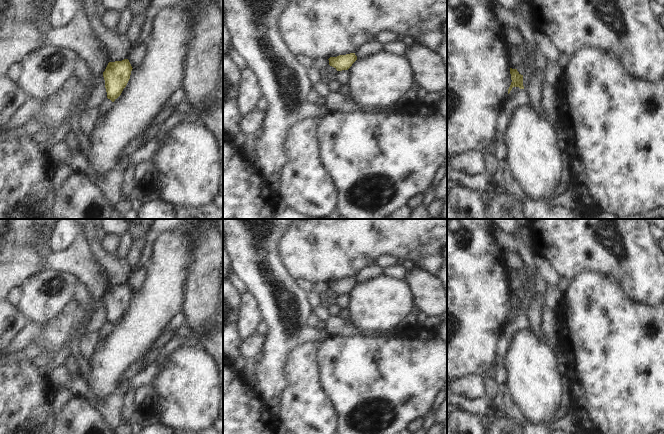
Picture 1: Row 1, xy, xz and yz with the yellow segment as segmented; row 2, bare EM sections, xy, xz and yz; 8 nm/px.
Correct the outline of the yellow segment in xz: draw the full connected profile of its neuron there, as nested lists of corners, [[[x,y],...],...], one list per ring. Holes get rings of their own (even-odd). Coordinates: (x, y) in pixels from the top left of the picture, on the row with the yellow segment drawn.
[[[355,53],[346,55],[339,55],[337,57],[330,57],[329,65],[334,67],[337,71],[348,70],[352,64],[357,60]]]

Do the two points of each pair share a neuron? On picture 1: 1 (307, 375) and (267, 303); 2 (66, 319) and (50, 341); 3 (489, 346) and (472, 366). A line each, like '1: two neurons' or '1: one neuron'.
1: two neurons
2: one neuron
3: one neuron

